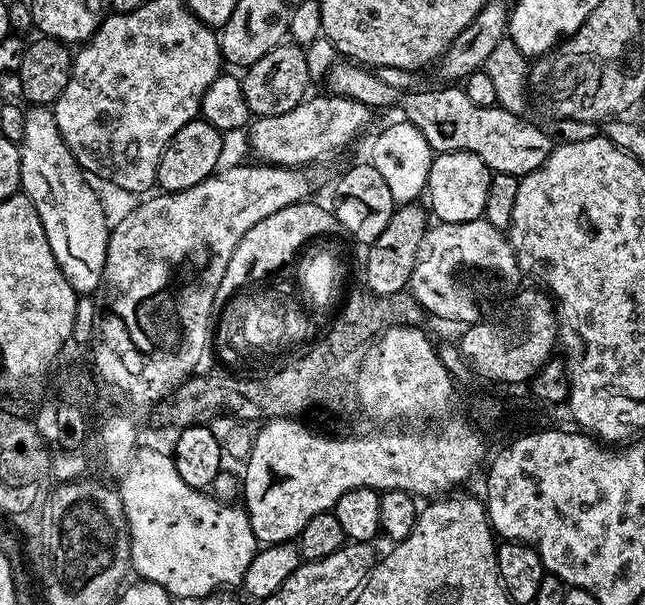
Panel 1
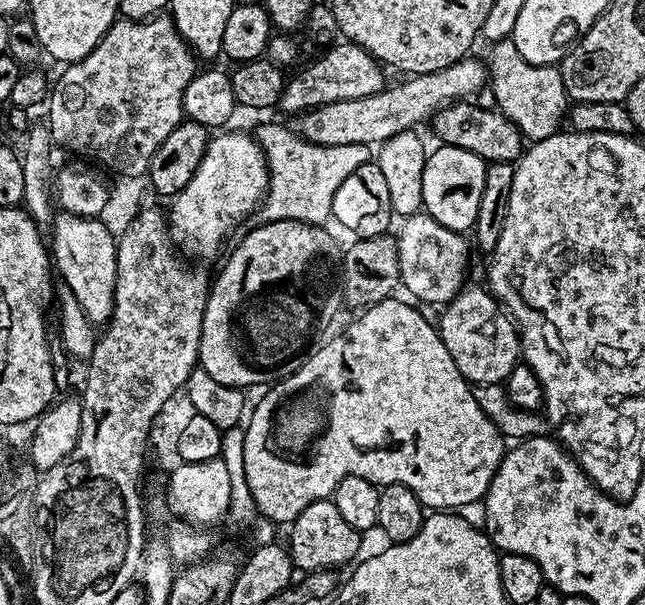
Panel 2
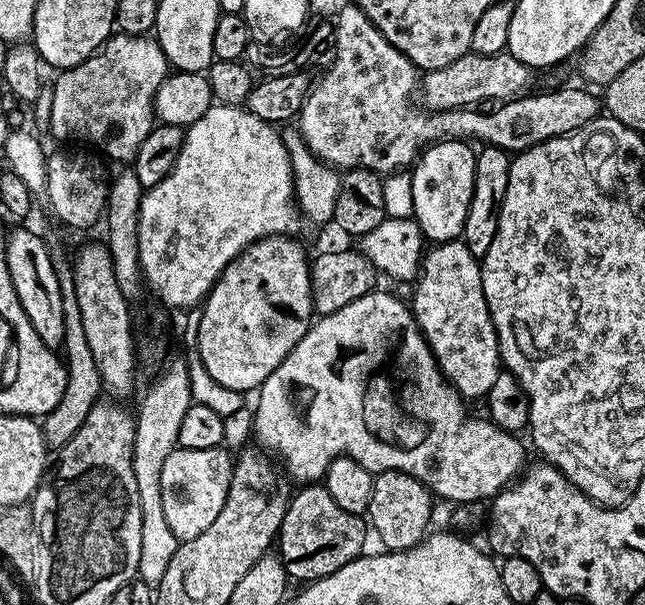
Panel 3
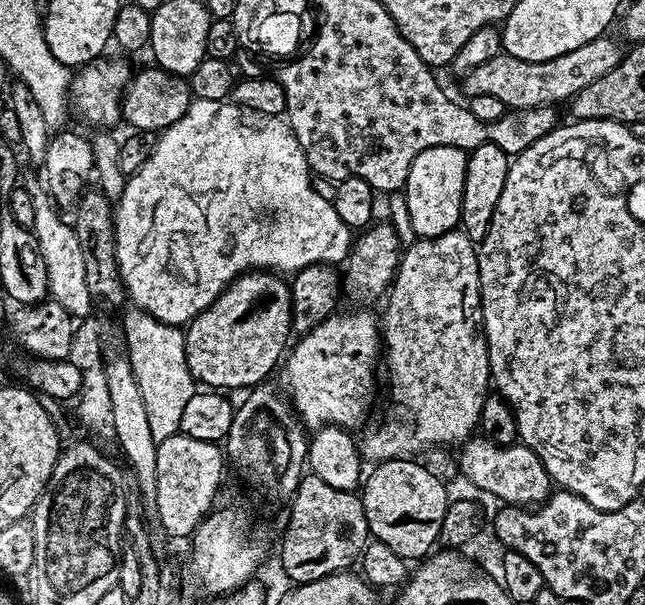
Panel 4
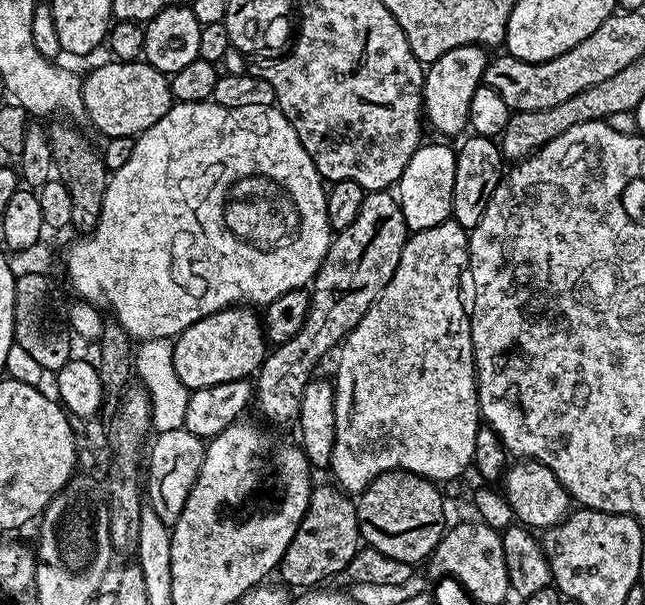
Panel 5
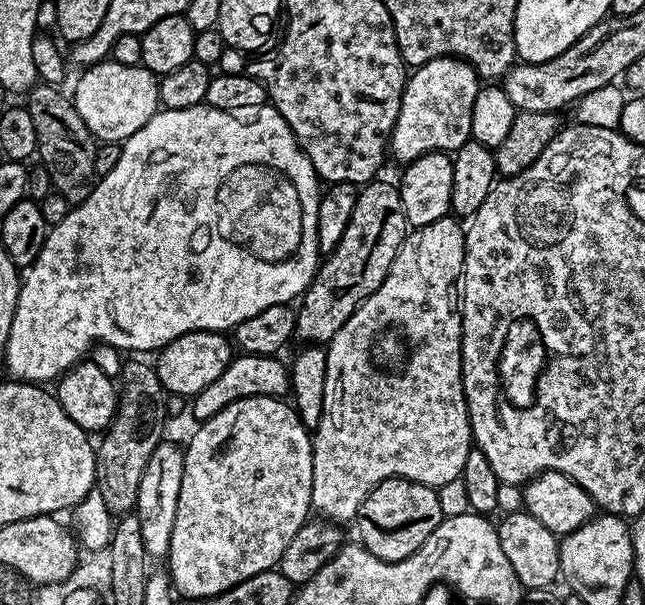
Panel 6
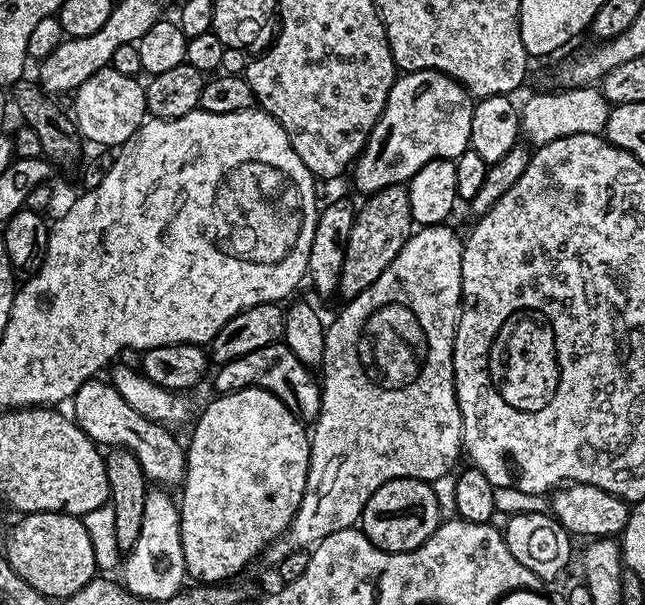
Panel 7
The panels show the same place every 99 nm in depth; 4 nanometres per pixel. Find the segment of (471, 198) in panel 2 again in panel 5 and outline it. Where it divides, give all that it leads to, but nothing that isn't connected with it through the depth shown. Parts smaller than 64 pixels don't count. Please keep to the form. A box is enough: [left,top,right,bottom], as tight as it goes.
[398,143,455,233]

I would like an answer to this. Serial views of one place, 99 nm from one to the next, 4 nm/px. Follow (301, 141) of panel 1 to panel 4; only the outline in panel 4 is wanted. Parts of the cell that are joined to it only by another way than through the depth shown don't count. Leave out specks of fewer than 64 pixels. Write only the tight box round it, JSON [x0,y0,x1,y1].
[463,34,622,110]

